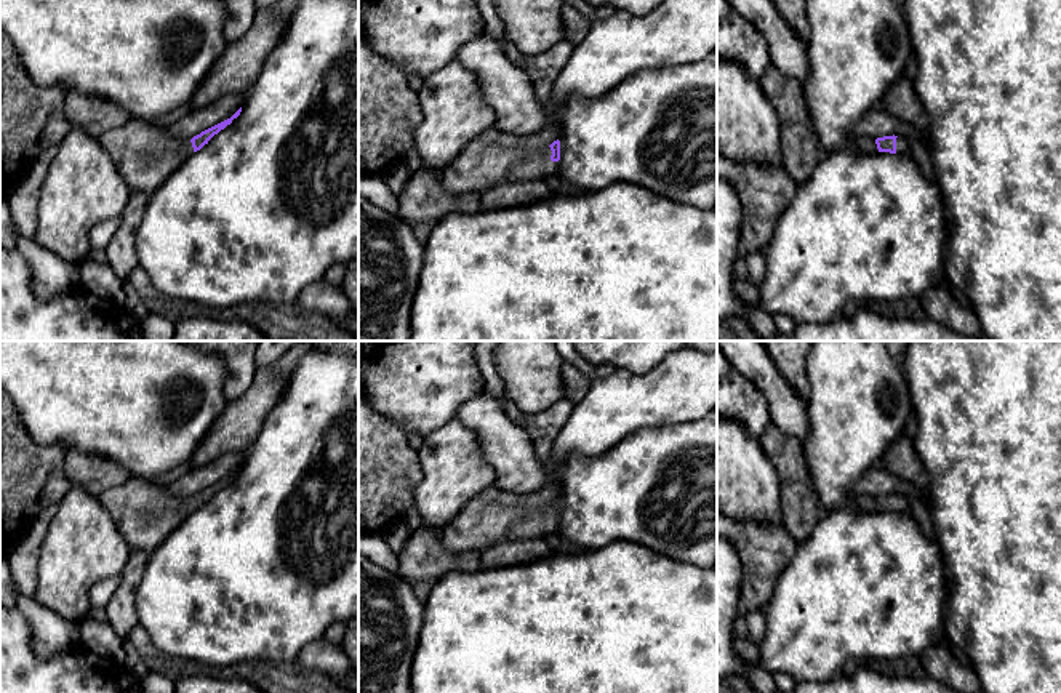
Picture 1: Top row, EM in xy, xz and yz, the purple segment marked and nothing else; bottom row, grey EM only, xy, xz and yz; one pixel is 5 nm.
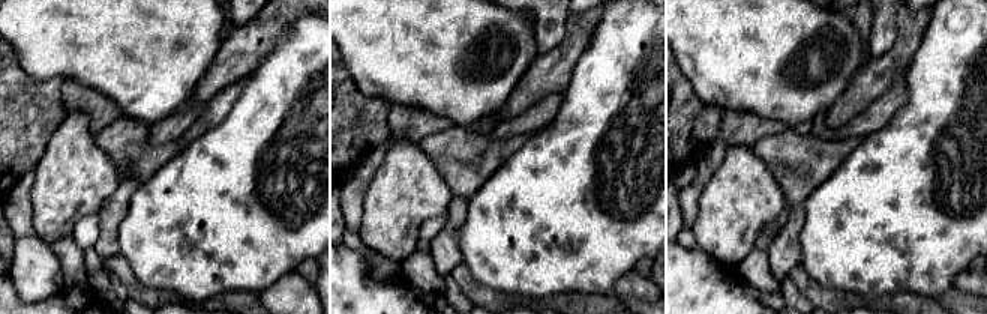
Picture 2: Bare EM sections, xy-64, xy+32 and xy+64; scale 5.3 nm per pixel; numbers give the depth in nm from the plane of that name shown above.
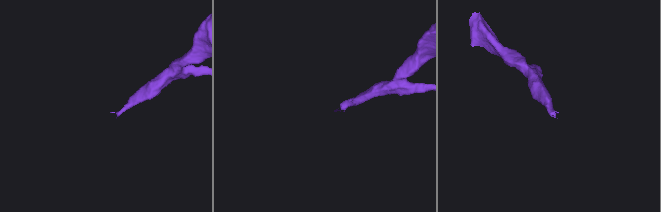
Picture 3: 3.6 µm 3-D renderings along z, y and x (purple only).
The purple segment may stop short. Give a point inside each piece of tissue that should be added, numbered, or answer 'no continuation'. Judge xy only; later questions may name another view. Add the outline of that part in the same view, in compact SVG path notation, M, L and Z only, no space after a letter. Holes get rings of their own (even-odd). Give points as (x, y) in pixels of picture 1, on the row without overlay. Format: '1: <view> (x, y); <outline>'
1: xy (146, 512); M130 477L104 491L101 504L133 551L154 552L194 512L190 498L174 498L165 485Z

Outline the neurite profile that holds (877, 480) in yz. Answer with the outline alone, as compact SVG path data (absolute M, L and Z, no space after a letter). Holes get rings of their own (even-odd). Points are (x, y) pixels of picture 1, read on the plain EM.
M875 464L858 480L850 490L847 504L853 504L856 496L883 496L883 495L904 495L922 498L920 490L906 482L899 480L883 464Z

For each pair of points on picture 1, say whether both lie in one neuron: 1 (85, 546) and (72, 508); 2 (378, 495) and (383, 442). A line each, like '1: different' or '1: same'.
1: same
2: same

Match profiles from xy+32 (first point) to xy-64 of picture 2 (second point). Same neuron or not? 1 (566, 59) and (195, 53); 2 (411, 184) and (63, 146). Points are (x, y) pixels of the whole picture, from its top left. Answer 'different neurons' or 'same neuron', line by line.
1: different neurons
2: same neuron

